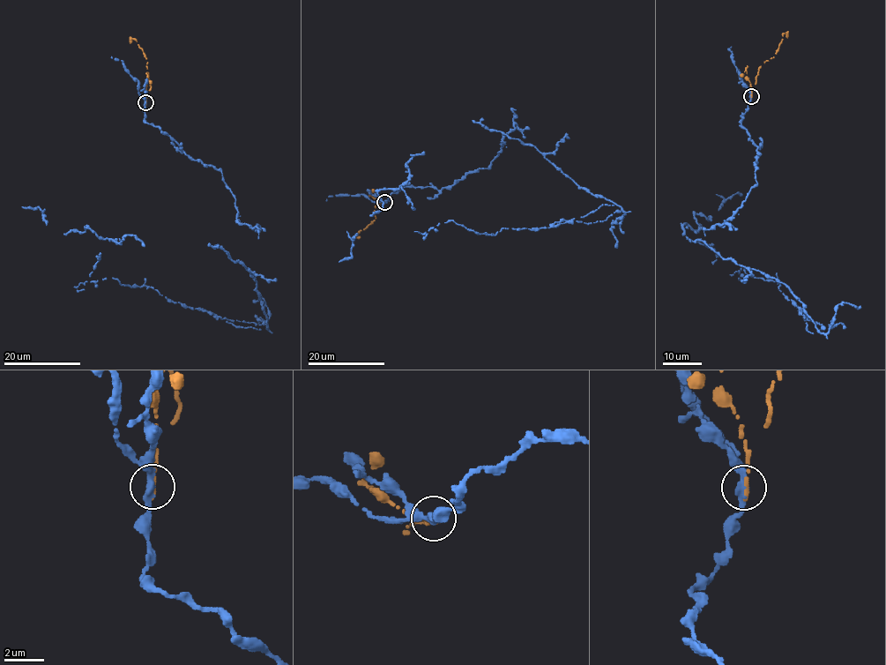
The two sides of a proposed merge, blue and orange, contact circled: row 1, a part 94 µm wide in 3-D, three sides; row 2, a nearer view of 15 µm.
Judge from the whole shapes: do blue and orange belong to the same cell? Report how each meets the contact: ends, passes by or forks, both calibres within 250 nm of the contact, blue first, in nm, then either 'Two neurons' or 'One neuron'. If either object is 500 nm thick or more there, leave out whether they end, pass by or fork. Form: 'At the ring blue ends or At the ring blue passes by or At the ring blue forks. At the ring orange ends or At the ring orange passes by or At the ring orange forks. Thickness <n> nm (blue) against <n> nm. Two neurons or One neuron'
At the ring blue passes by. At the ring orange ends. Thickness 360 nm (blue) against 260 nm. Two neurons

